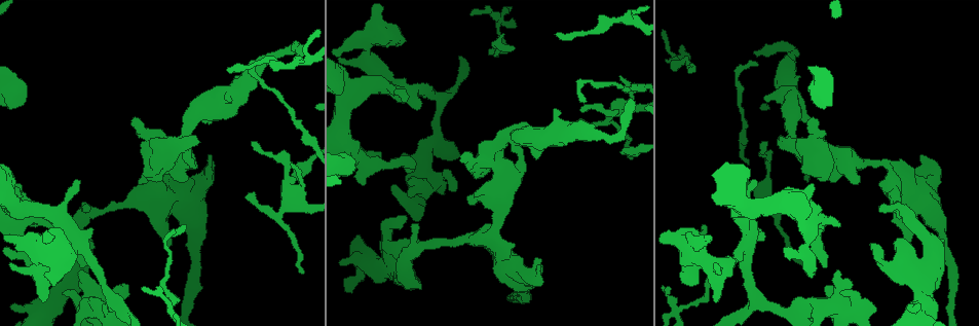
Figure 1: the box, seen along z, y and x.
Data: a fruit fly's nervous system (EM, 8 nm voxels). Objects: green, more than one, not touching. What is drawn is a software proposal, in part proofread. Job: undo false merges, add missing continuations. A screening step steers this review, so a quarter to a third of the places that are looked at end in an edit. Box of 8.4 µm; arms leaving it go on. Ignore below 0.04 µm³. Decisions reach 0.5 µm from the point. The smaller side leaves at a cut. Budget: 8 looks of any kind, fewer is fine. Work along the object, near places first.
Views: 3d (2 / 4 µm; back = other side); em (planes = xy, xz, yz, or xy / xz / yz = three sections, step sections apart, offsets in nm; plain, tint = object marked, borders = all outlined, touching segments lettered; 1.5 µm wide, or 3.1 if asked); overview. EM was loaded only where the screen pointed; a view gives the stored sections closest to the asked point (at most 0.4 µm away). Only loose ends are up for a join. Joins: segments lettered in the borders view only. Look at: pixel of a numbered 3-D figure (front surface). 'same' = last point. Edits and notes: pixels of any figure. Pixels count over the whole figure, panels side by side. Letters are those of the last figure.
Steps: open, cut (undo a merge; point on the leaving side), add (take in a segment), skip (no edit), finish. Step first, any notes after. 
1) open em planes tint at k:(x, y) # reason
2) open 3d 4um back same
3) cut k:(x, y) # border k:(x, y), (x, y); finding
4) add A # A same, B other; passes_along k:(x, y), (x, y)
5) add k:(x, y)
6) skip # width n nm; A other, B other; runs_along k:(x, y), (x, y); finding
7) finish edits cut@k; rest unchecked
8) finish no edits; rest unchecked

open 3d 4um back at 1:(612, 137) # sharp bend

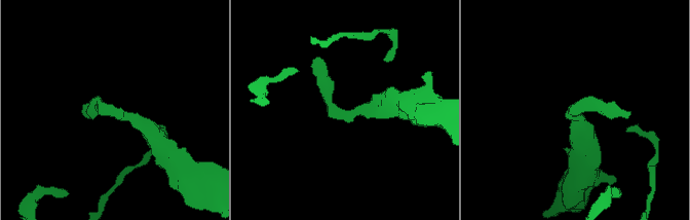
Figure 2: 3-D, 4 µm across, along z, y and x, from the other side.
open em xz step 4 borders at 2:(116, 110) # need the tissue

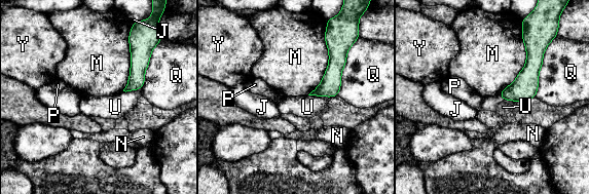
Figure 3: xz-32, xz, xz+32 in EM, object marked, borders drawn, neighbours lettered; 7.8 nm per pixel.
skip # J other, M other, N other, P other, Q other, U other, Y other; continuous, no second neuron

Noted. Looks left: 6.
open 3d 2um at 1:(44, 299) # free end

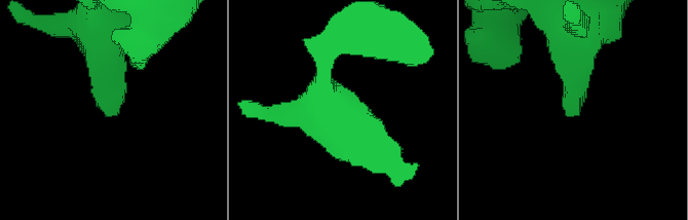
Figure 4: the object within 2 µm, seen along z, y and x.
open em xy step 4 tint at 4:(108, 111) # shape alone is not enough

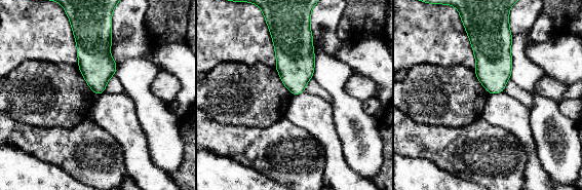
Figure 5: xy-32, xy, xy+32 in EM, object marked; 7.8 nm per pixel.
open em planes borders same

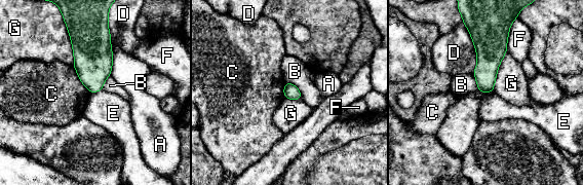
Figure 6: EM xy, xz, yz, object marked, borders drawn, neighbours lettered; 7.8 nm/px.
skip # A other, B other, C other, D other, E other, F other, G other; border 6:(72, 66), (79, 80), (90, 93); no lettered segment goes on from it

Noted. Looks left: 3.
open 3d 4um back at 1:(814, 185) # branch stops here

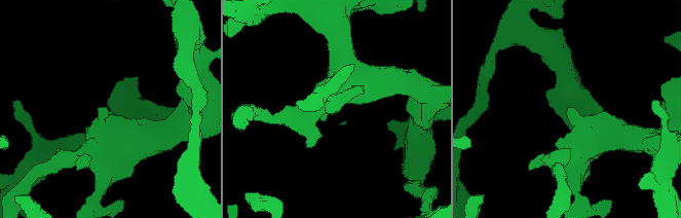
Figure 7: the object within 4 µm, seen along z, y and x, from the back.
open em xz step 8 tint at 7:(106, 108) # now the EM

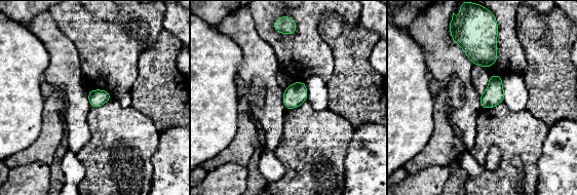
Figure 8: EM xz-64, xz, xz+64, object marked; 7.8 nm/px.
open em planes borders same # another direction

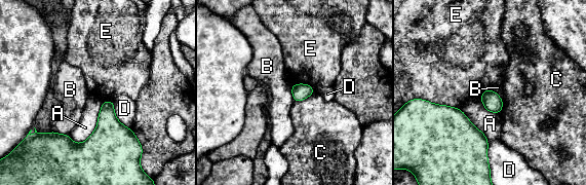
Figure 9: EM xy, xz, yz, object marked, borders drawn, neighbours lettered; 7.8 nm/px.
skip # longest_contact A 400 nm; A other, B other, C other, D other, E other; none of them fits

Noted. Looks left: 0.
finish no edits; rest unchecked

